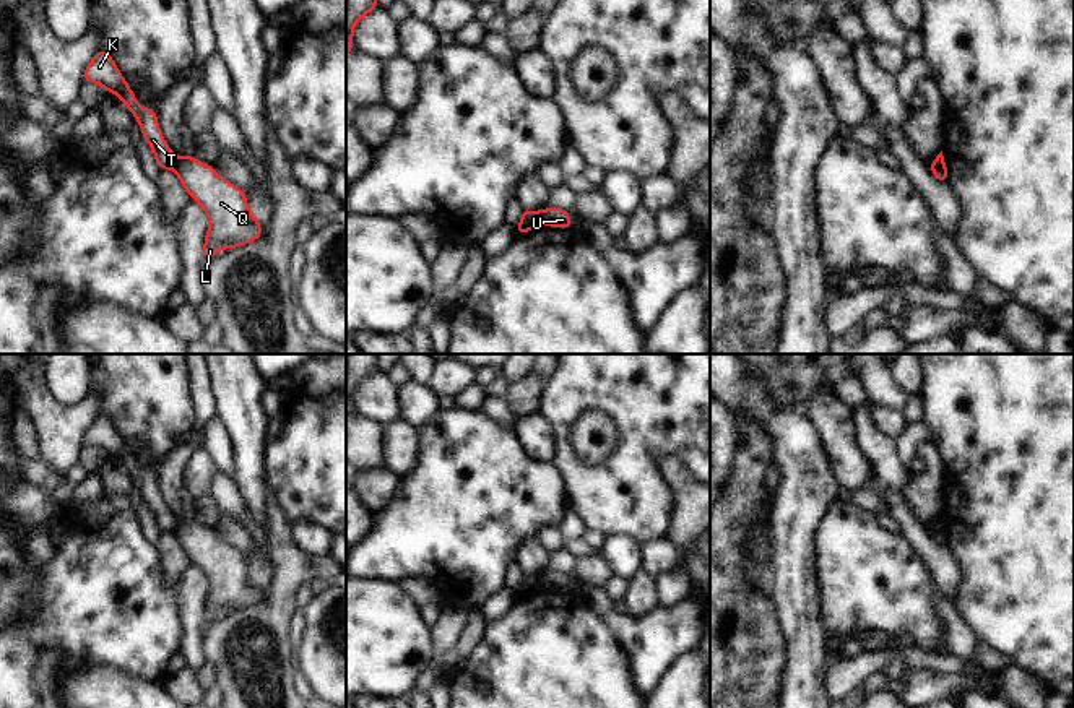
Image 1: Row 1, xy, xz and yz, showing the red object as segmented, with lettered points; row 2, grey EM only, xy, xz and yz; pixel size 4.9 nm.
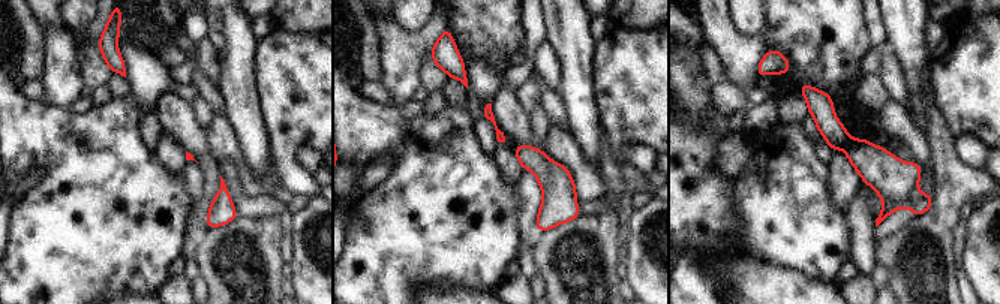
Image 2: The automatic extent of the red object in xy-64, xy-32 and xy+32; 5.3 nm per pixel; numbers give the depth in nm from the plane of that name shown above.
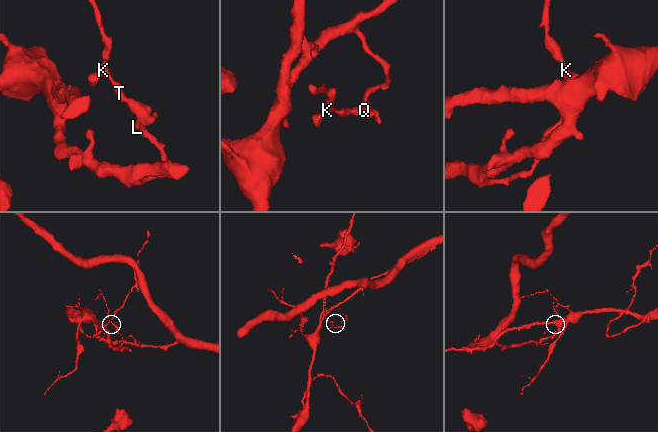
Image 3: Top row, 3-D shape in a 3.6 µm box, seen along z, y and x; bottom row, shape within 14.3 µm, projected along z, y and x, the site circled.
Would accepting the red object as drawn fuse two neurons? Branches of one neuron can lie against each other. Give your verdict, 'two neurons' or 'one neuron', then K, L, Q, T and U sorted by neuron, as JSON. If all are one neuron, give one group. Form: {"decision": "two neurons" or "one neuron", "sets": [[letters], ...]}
{"decision": "two neurons", "sets": [["K", "T"], ["L", "Q", "U"]]}

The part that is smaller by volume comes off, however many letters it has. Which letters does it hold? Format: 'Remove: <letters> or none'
Remove: K, T

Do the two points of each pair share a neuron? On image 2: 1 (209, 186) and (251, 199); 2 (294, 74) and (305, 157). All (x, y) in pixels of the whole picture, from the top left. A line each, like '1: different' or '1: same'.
1: different
2: different

